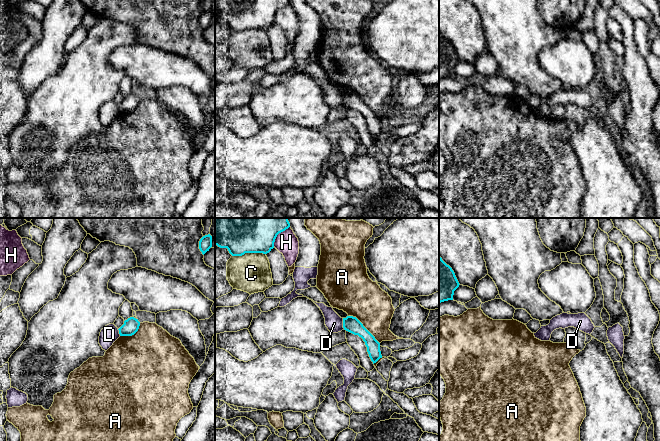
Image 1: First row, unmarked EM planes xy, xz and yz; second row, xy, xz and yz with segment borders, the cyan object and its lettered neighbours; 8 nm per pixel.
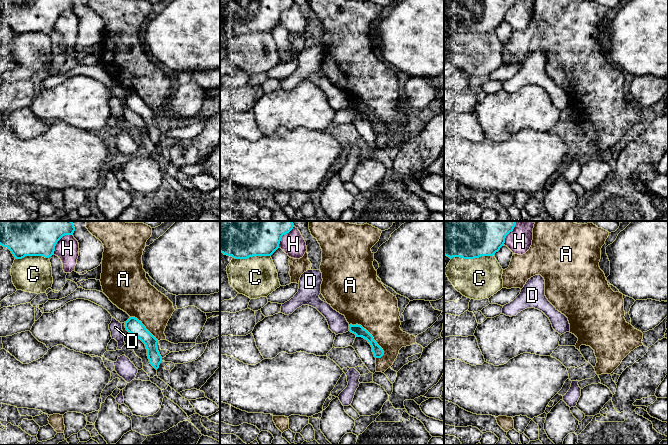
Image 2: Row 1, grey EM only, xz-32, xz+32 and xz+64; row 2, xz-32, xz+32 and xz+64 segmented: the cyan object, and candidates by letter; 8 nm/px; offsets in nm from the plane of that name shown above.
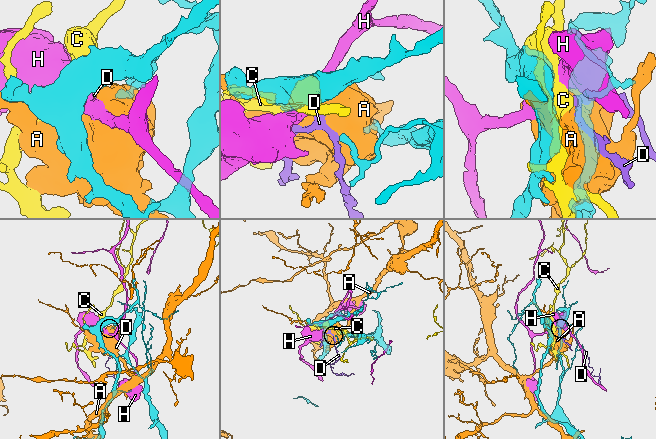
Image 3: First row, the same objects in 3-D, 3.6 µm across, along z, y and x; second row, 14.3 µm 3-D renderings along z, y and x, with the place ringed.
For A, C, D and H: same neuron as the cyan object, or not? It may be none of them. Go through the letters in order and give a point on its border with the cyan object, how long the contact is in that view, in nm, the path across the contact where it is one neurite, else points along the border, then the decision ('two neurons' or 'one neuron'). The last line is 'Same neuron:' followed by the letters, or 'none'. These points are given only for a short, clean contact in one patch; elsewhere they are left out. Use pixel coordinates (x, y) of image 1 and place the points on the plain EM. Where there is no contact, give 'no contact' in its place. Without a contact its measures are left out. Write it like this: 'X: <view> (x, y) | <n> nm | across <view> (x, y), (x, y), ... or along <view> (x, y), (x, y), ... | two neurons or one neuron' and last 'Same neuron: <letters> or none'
A: xz (364, 103) | 340 nm | two neurons
C: xz (248, 28) | 280 nm | two neurons
D: xz (343, 100) | 100 nm | along xz (342, 94), (342, 103), (344, 105) | two neurons
H: xz (277, 10) | 220 nm | two neurons
Same neuron: none

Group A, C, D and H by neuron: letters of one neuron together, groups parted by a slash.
A / C / D / H

